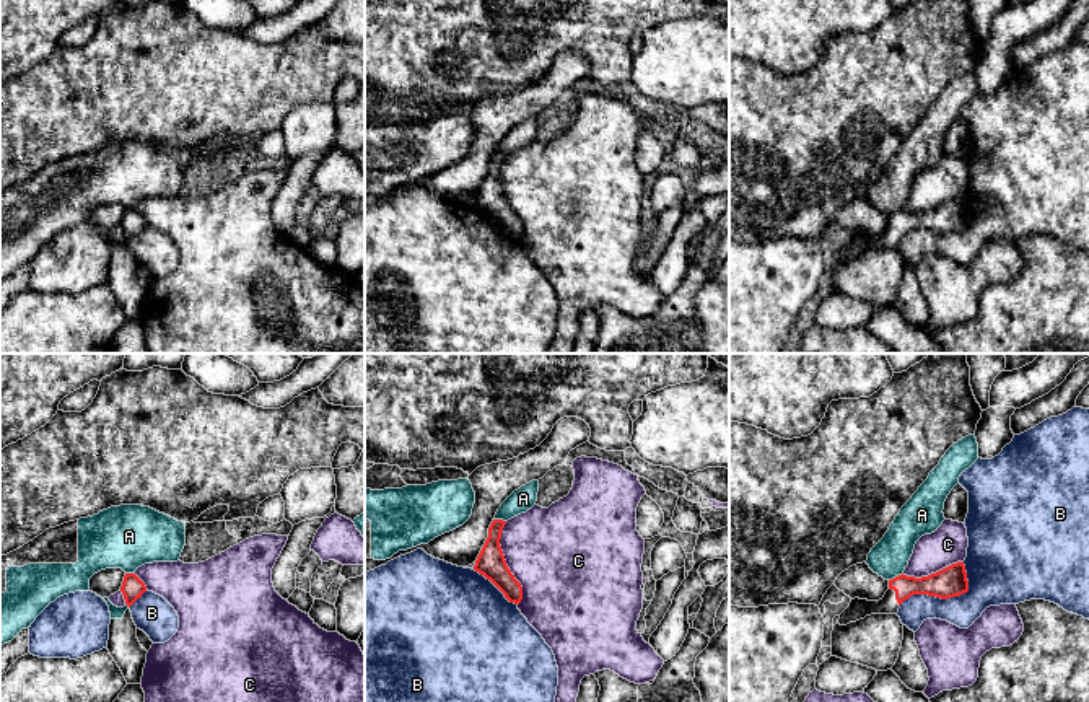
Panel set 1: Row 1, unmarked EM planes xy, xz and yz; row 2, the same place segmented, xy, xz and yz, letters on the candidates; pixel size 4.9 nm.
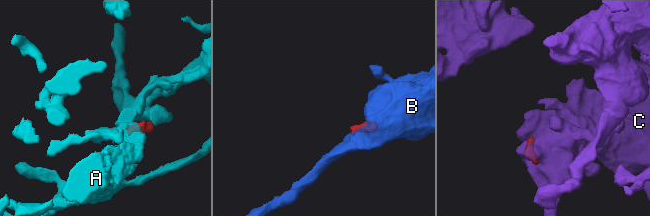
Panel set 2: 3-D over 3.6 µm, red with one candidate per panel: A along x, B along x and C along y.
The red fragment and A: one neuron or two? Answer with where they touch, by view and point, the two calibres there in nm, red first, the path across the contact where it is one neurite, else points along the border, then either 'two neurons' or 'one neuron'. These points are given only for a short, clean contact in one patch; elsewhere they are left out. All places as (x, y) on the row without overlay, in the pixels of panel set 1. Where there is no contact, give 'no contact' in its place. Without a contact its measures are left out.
meets red in yz at (896, 212); 140 nm thick on the red side, 190 nm on the other; two neurons

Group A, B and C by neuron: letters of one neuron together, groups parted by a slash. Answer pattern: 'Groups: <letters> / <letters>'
Groups: A / B / C

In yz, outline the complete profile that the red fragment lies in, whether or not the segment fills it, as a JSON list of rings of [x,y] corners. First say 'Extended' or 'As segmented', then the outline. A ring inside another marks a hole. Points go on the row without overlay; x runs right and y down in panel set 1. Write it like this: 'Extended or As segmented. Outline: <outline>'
Extended. Outline: [[[964,197],[952,199],[928,212],[915,213],[899,210],[889,215],[889,225],[879,236],[855,233],[840,249],[837,259],[846,261],[871,249],[897,249],[900,239],[913,230],[928,230],[941,235],[960,231],[969,226],[969,215]]]

